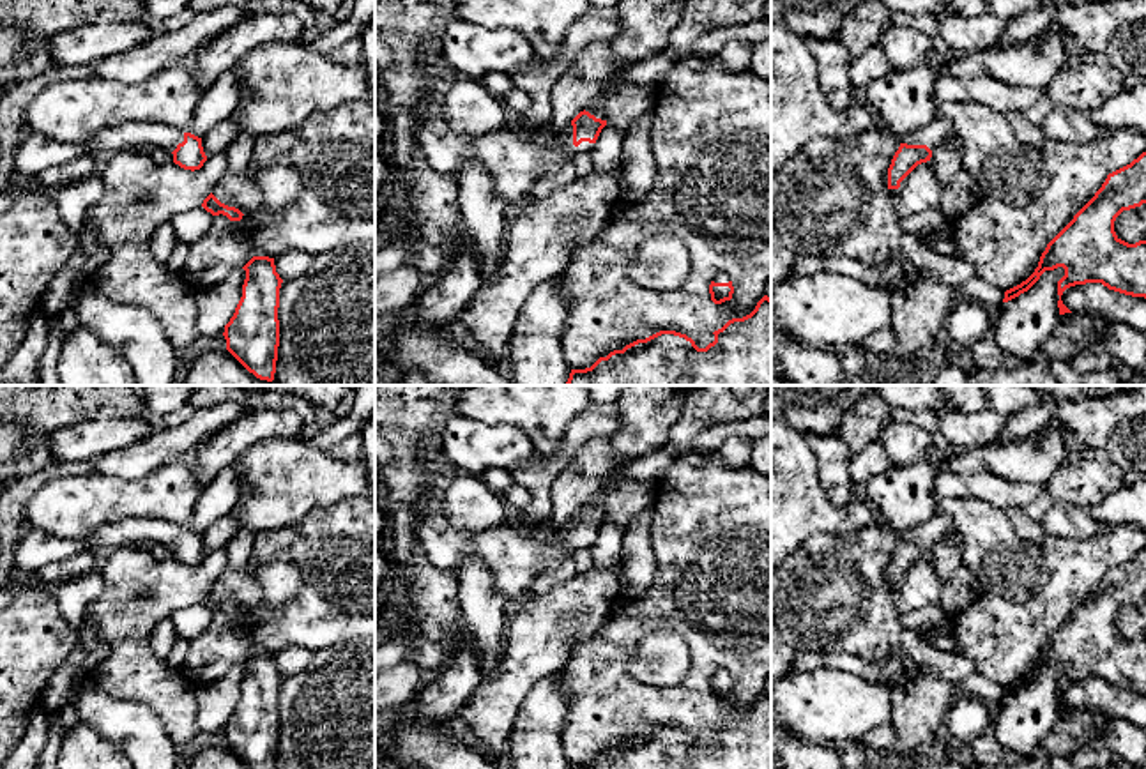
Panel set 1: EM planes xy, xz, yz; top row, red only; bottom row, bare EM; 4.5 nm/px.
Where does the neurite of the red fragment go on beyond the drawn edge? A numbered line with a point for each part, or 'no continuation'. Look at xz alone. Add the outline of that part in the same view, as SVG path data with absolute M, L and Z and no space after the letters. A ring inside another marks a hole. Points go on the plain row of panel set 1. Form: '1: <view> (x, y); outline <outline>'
1: xz (515, 555); outline M432 490L417 504L414 530L428 560L442 573L456 576L463 560L485 564L492 573L495 594L509 606L532 594L539 573L571 560L575 552L594 543L589 537L575 543L571 520L557 530L548 525L520 527L511 520L483 532L455 530L446 522L442 497Z

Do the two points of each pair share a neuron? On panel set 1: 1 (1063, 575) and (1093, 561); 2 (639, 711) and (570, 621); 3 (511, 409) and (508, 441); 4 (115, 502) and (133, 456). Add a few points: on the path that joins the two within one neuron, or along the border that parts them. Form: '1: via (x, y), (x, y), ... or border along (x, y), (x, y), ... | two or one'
1: via (1070, 571), (1086, 561) | one
2: border along (609, 607), (609, 616), (602, 628), (580, 646) | two
3: border along (467, 416), (485, 423), (508, 423), (538, 451) | two
4: border along (163, 464), (135, 479), (94, 474) | two

